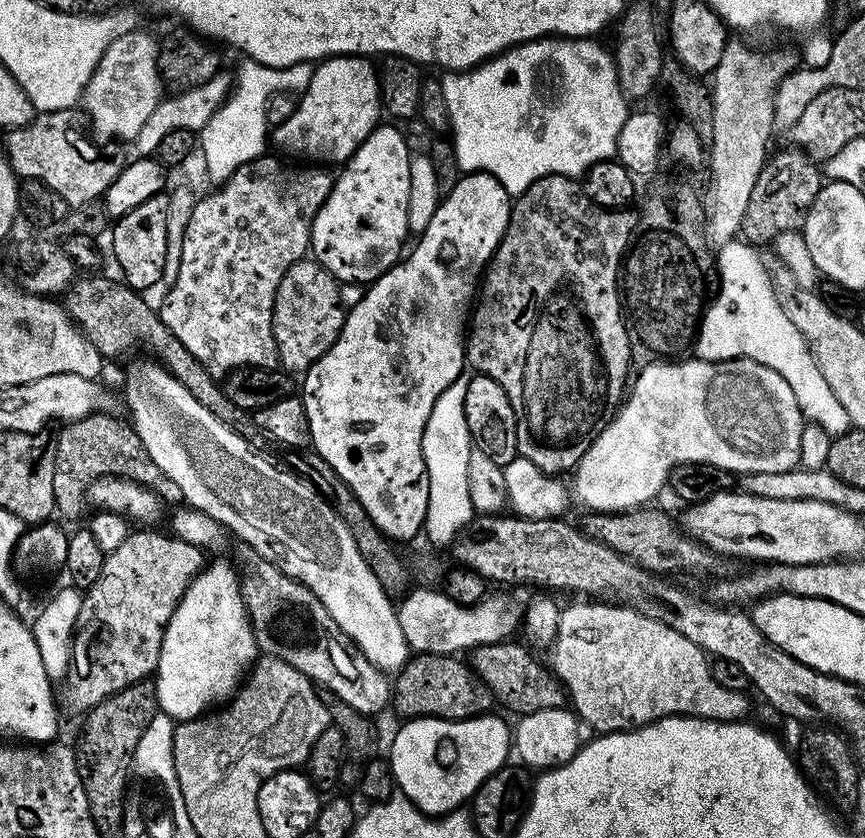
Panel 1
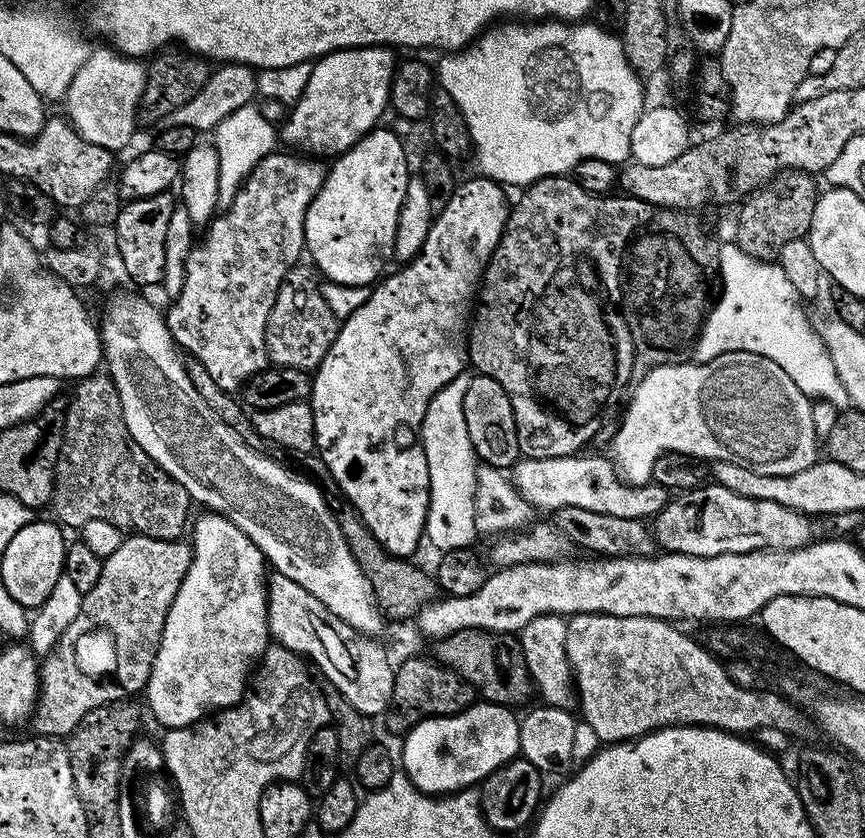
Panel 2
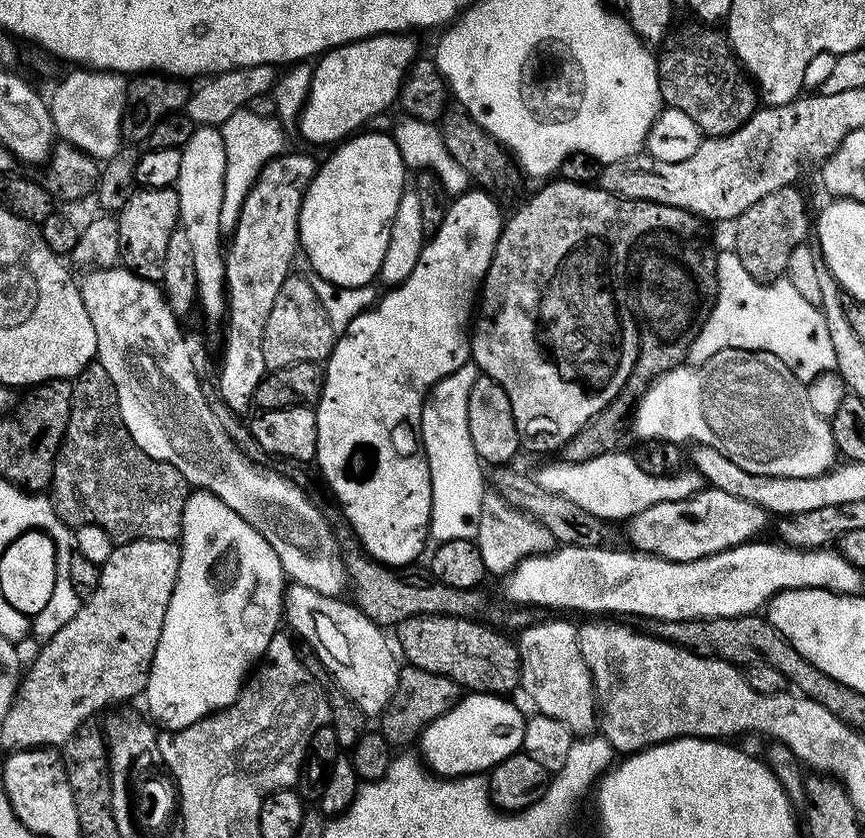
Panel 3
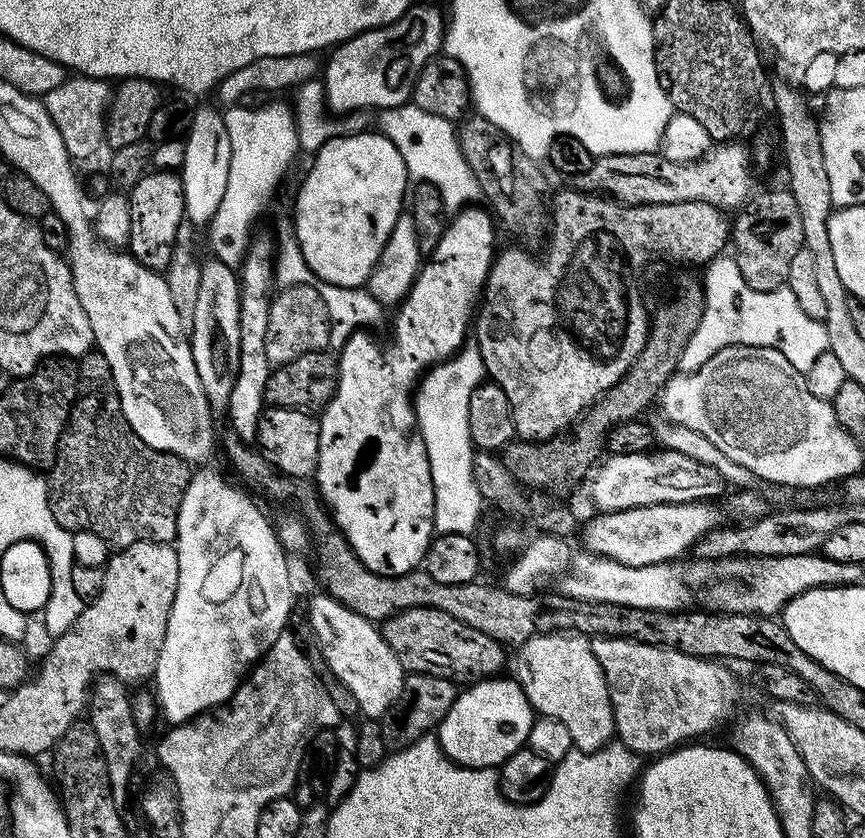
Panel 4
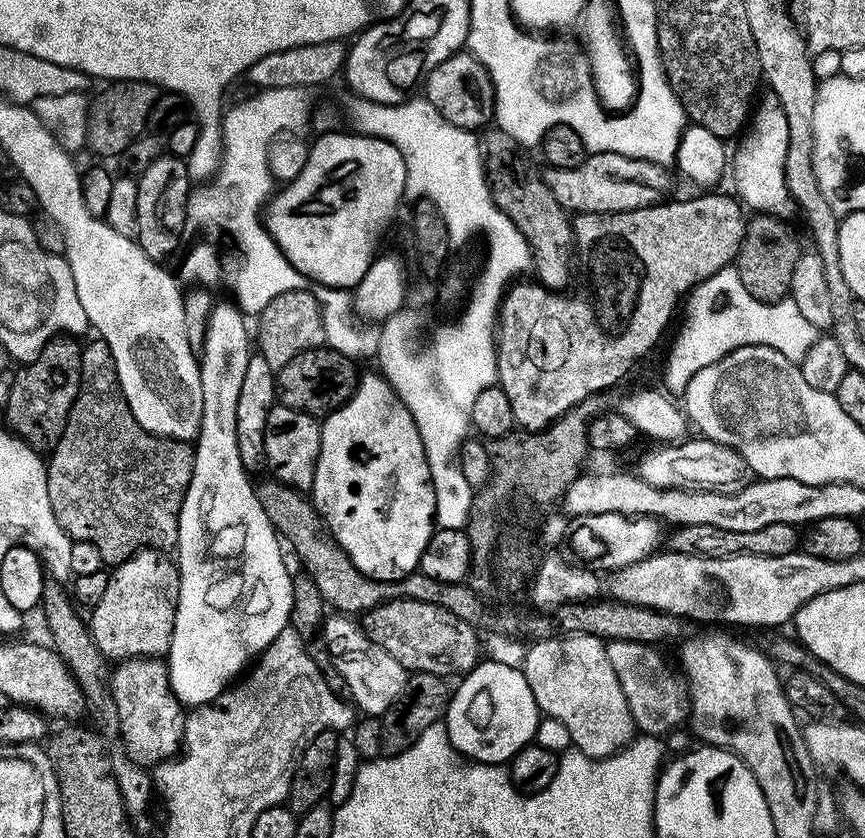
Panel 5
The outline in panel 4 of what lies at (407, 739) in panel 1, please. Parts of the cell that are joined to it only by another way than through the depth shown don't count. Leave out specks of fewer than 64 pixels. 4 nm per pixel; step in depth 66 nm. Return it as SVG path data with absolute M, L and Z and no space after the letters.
M485 678L467 685L439 724L442 750L456 764L465 764L467 768L496 768L510 754L527 745L534 711L519 683L512 678L504 679Z

